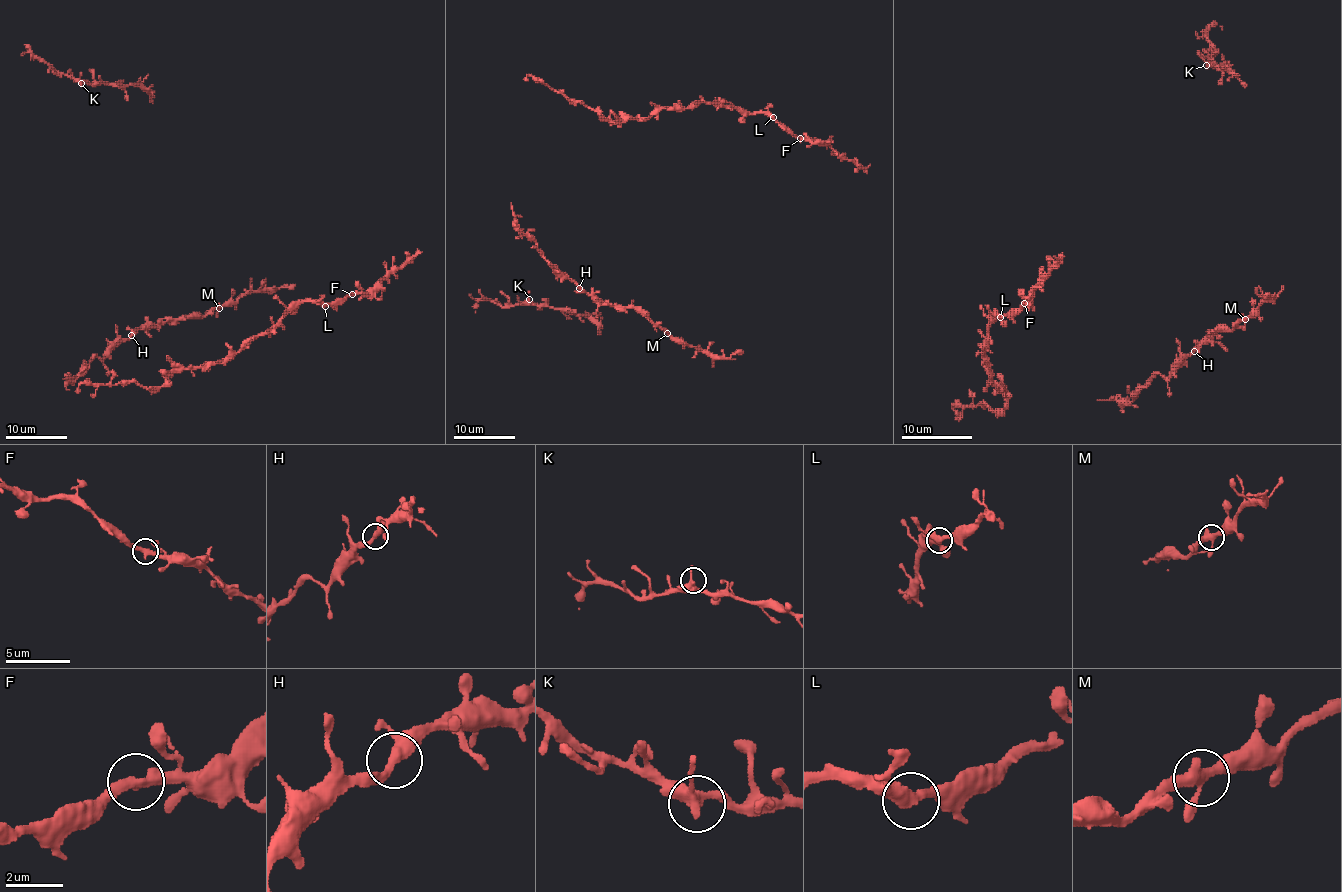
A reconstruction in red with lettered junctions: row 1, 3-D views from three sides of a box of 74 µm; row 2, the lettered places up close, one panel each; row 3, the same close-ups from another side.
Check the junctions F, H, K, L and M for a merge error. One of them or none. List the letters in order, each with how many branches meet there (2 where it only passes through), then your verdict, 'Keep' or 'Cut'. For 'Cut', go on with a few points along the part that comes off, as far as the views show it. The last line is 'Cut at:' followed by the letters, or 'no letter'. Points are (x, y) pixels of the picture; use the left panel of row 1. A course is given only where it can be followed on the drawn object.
F: Branches: 2. Keep
H: Branches: 2. Keep
K: Branches: 3. Keep
L: Branches: 2. Keep
M: Branches: 3. Keep
Cut at: no letter

